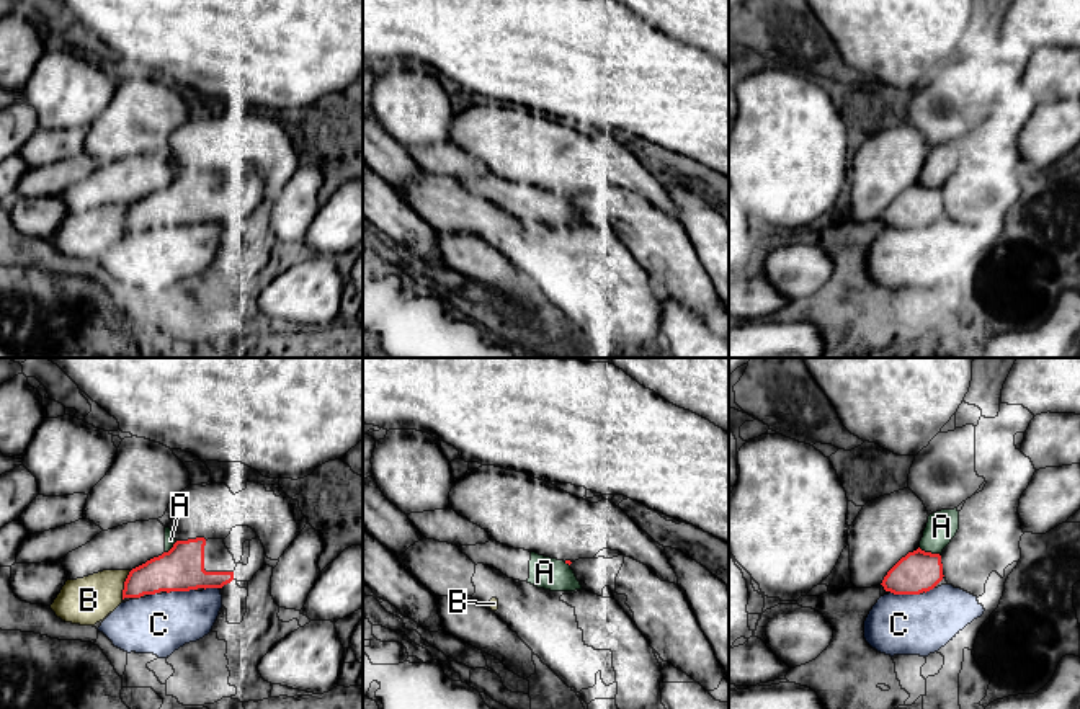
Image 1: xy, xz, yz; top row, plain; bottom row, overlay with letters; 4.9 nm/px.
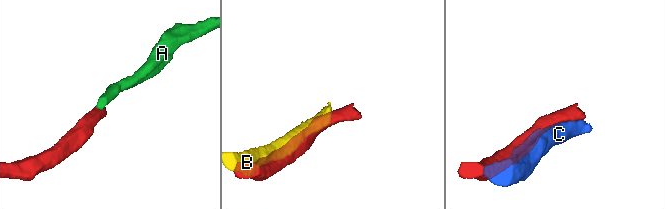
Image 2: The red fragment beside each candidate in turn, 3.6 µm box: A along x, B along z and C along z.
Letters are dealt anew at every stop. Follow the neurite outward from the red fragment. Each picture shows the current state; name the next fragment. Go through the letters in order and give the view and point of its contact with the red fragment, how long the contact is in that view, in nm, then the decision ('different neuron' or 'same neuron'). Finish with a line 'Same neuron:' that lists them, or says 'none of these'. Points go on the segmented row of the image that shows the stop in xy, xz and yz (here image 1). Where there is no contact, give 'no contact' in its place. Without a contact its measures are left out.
A: contact yz (928, 552); length 110 nm; different neuron
B: contact xy (124, 585); length 150 nm; different neuron
C: contact yz (905, 593); length 150 nm; different neuron
Same neuron: none of these

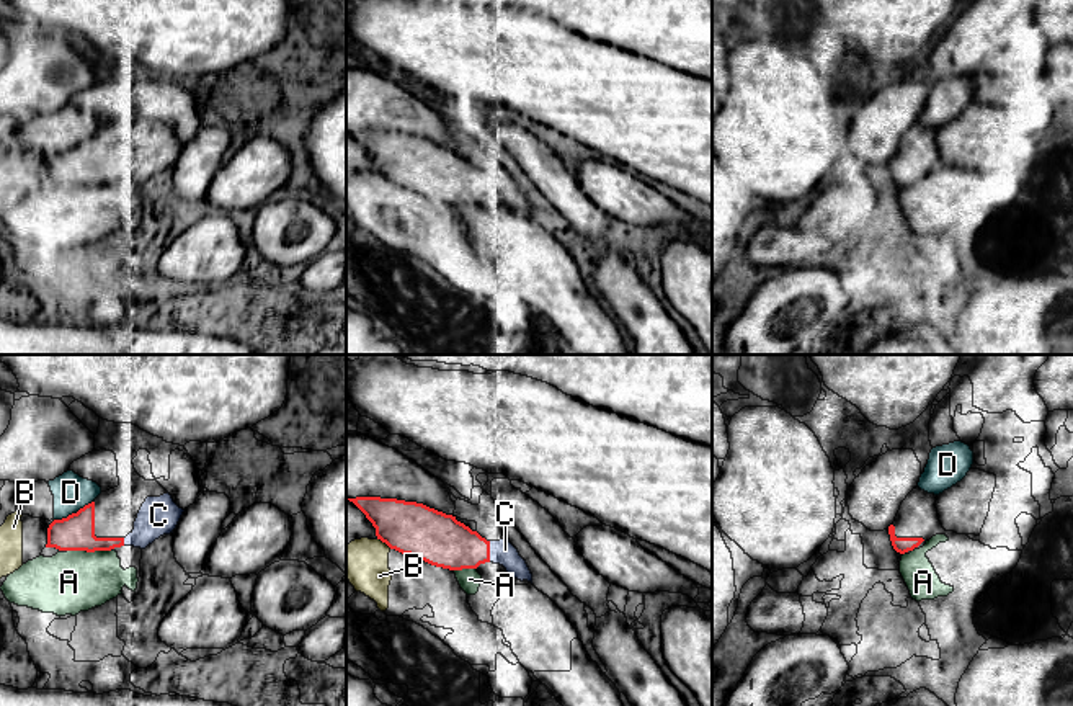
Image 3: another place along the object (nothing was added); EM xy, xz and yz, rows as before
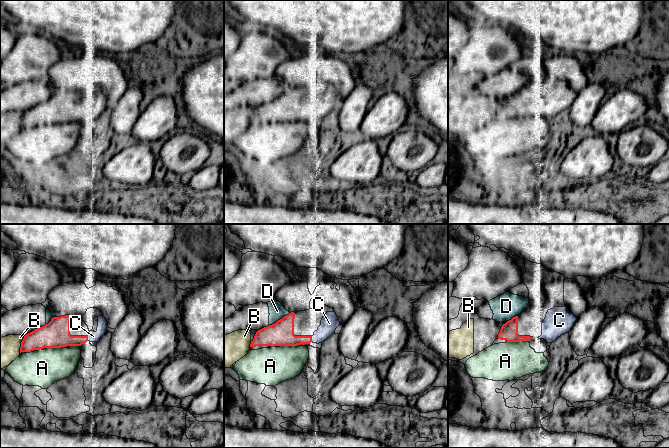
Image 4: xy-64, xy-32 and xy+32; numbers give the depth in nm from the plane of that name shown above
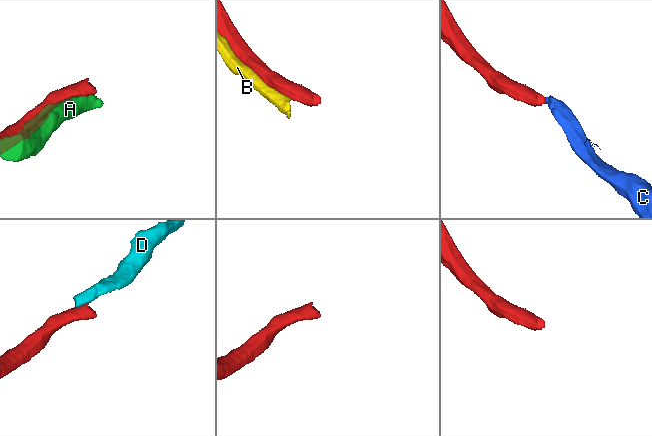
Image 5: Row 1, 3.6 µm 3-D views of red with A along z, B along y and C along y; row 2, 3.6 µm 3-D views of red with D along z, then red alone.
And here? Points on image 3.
A: contact xy (89, 551); length 220 nm; different neuron
B: contact xz (384, 541); length 90 nm; different neuron
C: contact xz (489, 551); length 100 nm; same neuron
D: contact xy (74, 513); length 220 nm; different neuron
Same neuron: C

